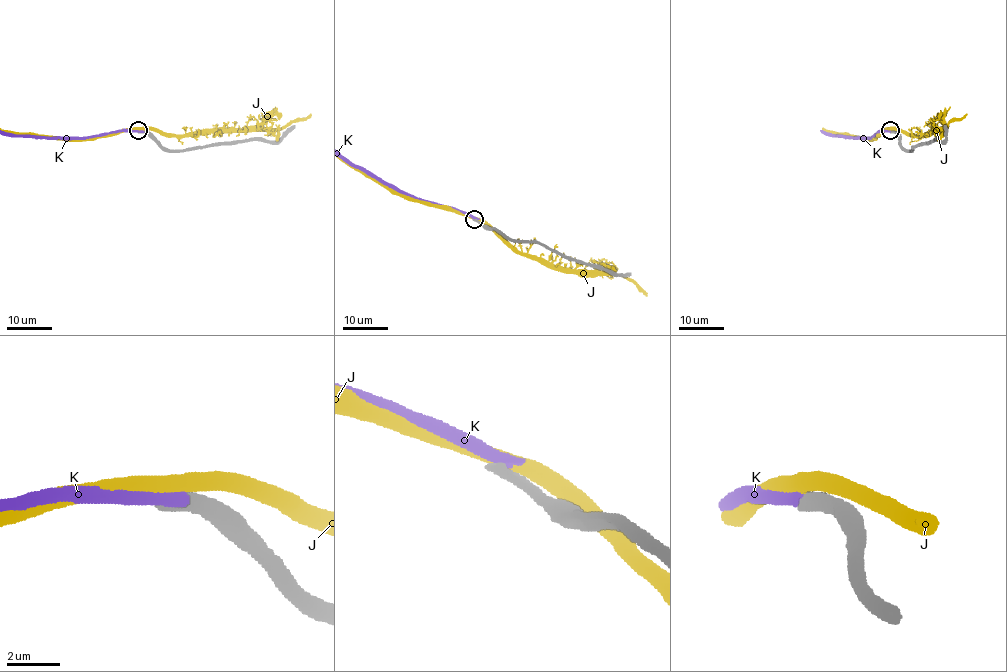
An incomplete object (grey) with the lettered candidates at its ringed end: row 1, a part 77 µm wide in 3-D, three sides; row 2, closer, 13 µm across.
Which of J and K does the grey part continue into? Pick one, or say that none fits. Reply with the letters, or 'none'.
none

